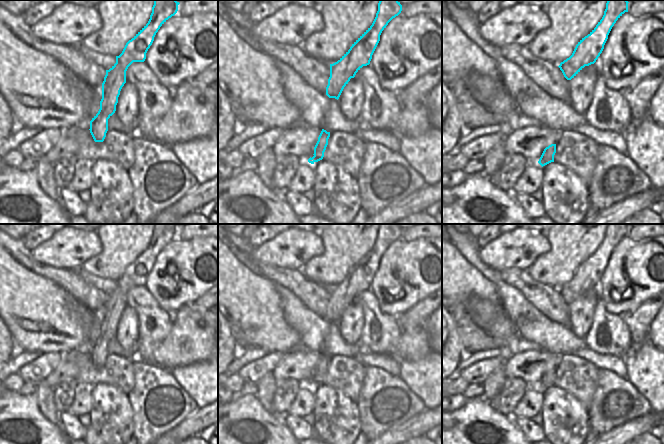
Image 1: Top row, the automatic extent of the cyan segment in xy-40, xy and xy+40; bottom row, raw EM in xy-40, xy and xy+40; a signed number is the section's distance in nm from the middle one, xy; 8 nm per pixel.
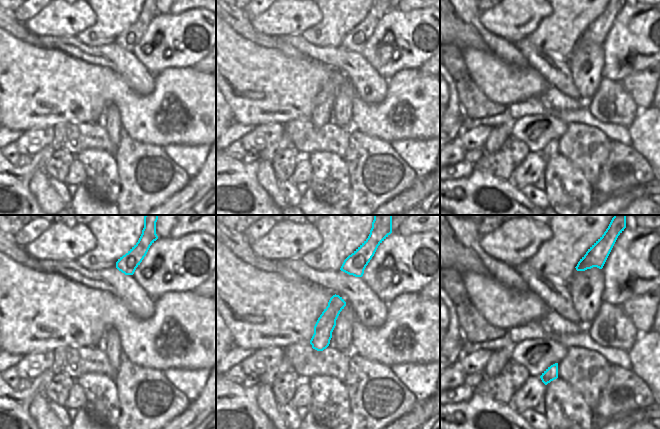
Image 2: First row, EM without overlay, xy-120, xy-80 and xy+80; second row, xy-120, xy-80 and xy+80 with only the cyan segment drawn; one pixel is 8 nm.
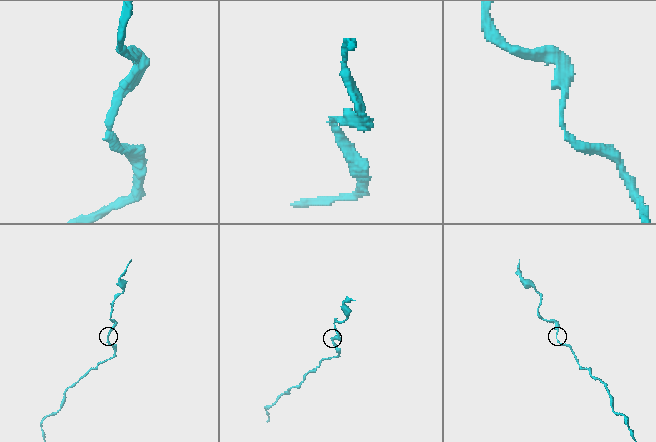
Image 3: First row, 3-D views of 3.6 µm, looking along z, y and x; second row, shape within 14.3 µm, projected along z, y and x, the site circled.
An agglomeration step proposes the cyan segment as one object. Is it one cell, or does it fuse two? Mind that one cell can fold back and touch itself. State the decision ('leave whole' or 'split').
leave whole

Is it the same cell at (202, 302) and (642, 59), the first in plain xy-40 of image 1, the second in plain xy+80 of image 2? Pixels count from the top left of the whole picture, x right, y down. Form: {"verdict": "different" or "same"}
{"verdict": "different"}

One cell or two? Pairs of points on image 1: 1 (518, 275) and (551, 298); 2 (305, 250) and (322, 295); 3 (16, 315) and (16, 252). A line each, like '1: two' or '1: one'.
1: one
2: two
3: two

